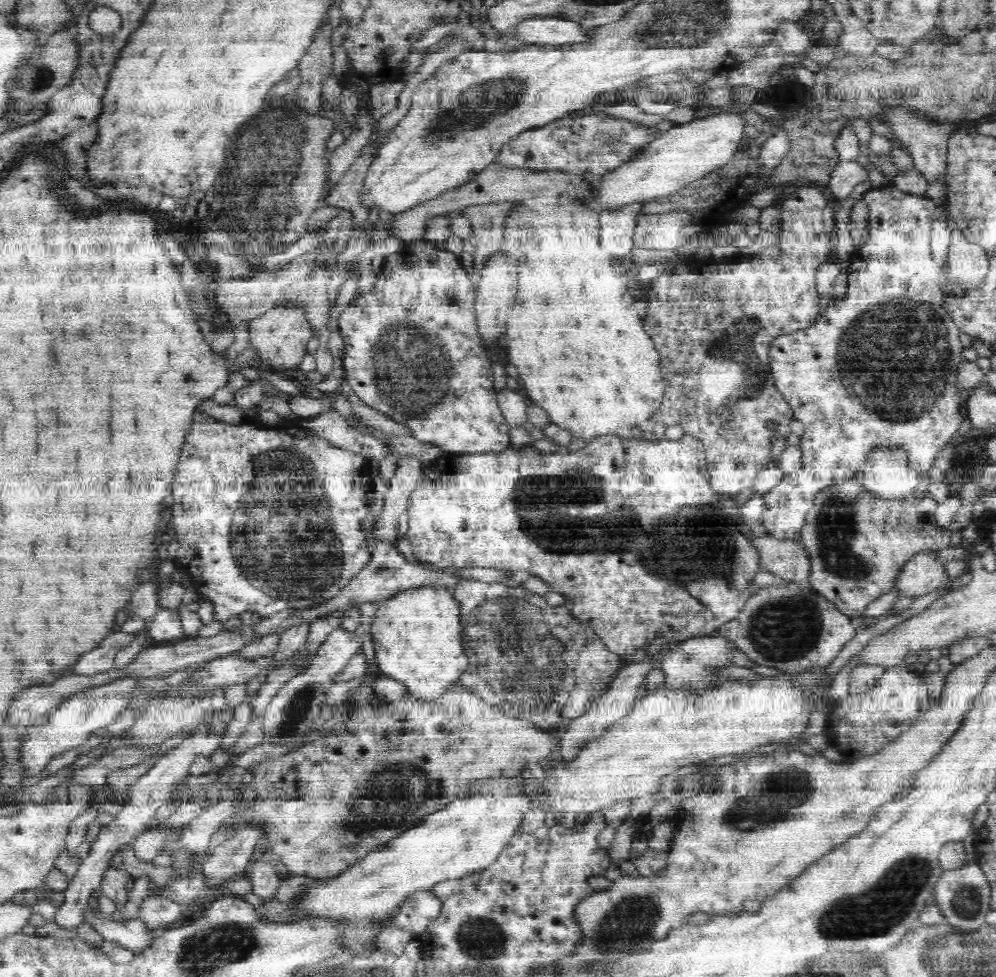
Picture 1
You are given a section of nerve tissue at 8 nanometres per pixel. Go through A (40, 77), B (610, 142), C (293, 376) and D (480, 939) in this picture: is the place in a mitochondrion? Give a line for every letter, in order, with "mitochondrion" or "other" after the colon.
A: mitochondrion
B: mitochondrion
C: other
D: mitochondrion

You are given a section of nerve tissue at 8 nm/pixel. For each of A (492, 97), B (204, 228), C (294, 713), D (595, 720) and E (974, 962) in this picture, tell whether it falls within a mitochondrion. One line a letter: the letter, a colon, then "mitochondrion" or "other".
A: mitochondrion
B: other
C: mitochondrion
D: other
E: mitochondrion

